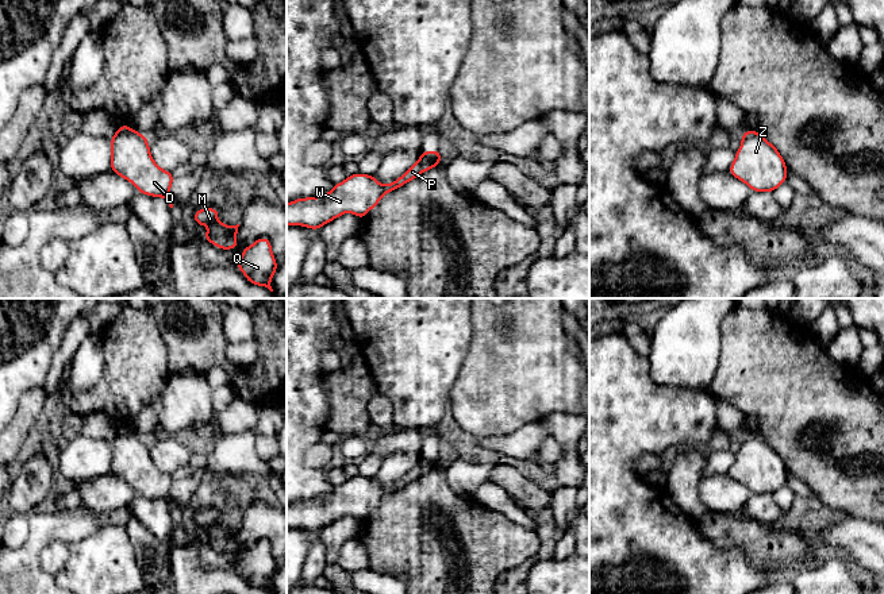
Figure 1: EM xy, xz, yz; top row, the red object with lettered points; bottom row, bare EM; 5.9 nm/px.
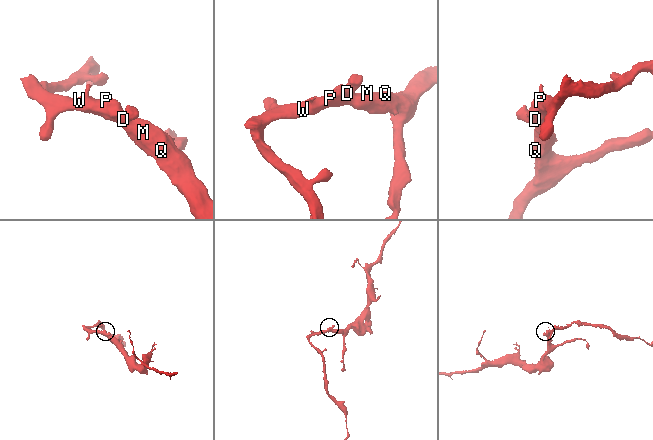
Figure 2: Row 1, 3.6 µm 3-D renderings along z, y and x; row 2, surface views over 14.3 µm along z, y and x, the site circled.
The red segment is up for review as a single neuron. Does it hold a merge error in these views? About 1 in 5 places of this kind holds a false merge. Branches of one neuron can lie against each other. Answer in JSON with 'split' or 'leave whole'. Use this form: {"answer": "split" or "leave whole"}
{"answer": "leave whole"}

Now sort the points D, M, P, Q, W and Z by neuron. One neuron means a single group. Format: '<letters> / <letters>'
D M P Q W Z

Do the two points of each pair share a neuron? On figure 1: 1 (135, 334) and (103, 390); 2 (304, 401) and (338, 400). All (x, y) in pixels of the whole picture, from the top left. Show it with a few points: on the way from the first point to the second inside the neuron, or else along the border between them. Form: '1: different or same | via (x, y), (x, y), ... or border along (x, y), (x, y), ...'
1: same | via (134, 347), (134, 359), (116, 377)
2: different | border along (325, 373), (323, 390), (329, 404), (327, 429)

